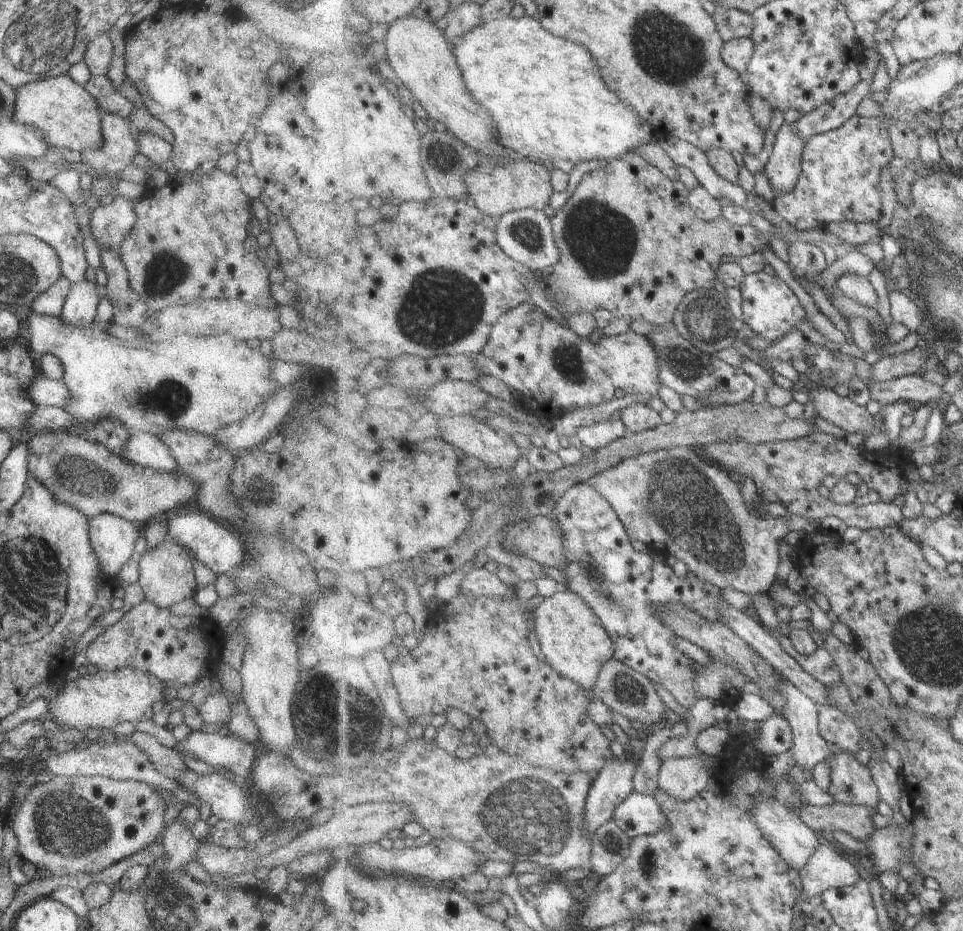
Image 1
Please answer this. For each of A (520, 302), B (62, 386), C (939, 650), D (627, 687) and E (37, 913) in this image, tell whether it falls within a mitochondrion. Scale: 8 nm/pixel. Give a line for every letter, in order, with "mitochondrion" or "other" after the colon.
A: other
B: other
C: mitochondrion
D: mitochondrion
E: other

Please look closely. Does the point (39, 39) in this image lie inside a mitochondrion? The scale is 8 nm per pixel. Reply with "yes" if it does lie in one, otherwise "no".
yes

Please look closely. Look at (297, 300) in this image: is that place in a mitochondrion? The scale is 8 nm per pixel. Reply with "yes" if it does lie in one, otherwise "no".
no

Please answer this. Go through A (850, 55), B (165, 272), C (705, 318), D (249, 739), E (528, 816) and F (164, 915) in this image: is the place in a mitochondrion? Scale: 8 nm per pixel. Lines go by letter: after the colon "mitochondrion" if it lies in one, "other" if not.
A: other
B: mitochondrion
C: mitochondrion
D: other
E: mitochondrion
F: mitochondrion

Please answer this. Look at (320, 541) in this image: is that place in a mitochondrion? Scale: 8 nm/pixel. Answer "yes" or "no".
no

